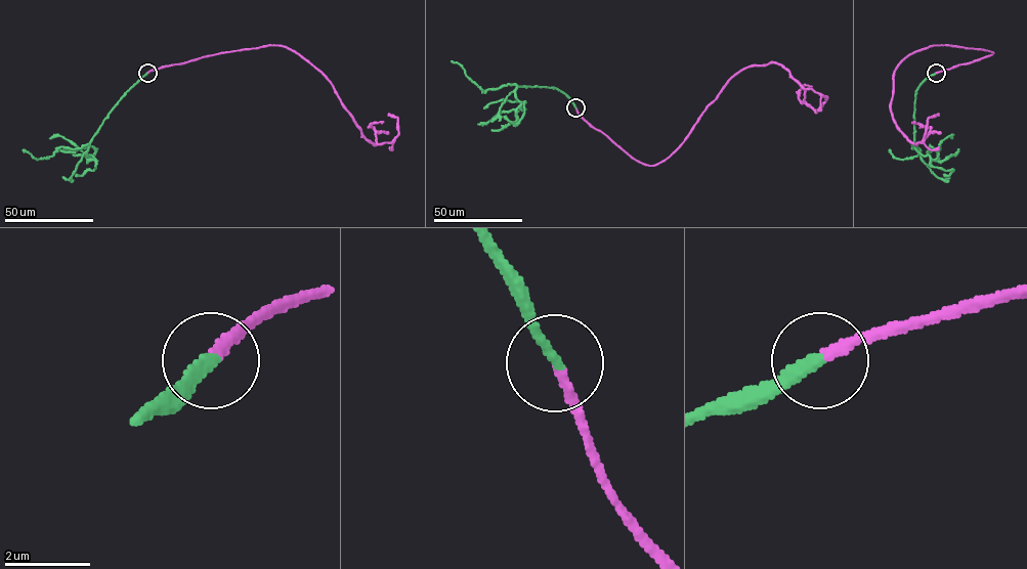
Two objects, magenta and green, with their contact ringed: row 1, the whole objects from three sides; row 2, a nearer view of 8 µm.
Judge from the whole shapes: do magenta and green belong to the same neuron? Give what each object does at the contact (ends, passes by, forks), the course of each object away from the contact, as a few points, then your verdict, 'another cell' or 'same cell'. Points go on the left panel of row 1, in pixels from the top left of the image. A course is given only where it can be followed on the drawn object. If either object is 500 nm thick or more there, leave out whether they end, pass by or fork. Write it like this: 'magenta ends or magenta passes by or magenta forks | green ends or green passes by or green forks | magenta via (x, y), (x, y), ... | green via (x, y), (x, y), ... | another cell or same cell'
magenta ends | green ends | magenta via (147, 73), (220, 53), (279, 45), (322, 73), (367, 139), (390, 142), (397, 134), (398, 119), (388, 114) | green via (147, 73), (103, 121), (87, 151), (92, 160), (95, 149), (91, 146), (67, 151), (55, 148) | same cell

